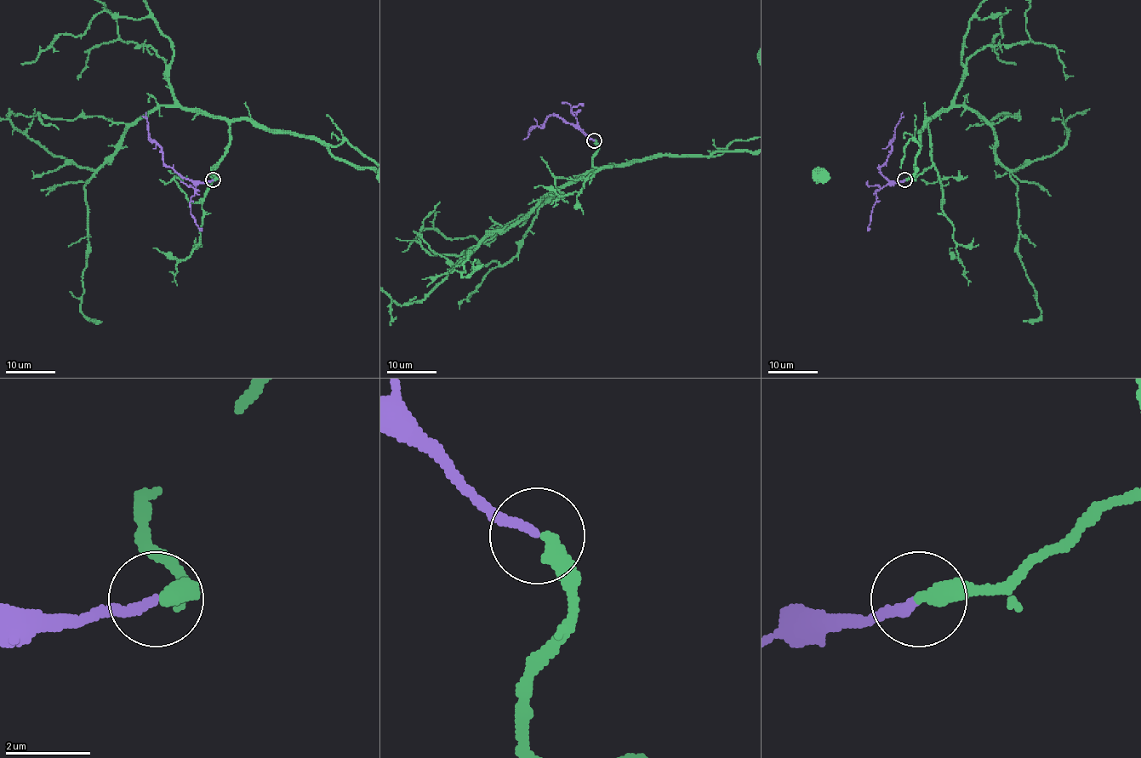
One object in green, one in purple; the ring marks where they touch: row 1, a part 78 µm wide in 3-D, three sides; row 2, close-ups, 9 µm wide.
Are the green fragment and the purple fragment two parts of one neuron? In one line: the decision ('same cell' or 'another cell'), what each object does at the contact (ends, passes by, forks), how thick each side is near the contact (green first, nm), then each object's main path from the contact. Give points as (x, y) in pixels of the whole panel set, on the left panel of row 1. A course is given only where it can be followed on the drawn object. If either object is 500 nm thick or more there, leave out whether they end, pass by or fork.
same cell; green ends; purple ends; calibres 400 and 220 nm; course green (213, 179), (213, 167), (229, 142), (229, 124), (253, 119), (331, 145), (346, 138); course purple (213, 179), (194, 182), (183, 178), (163, 162), (161, 148), (149, 137), (145, 112)

